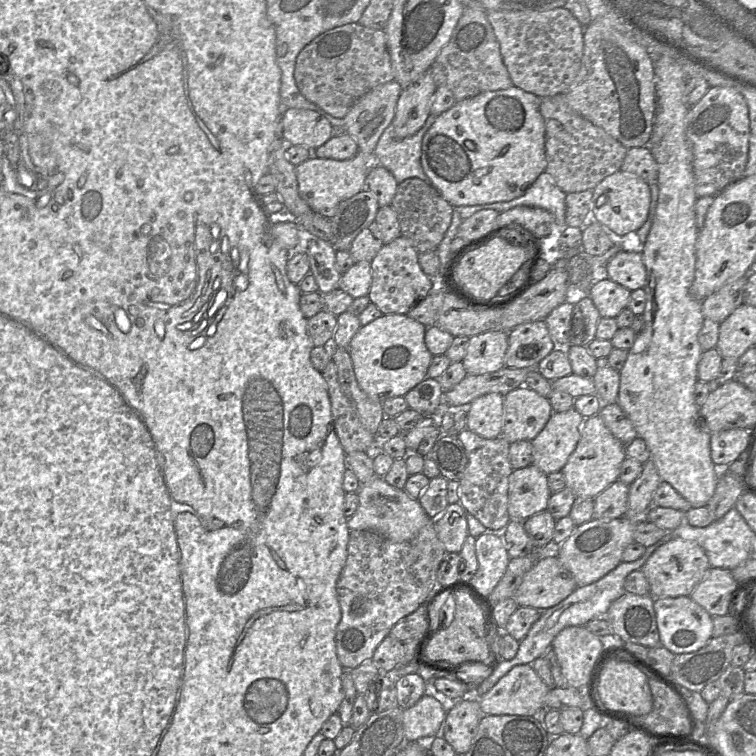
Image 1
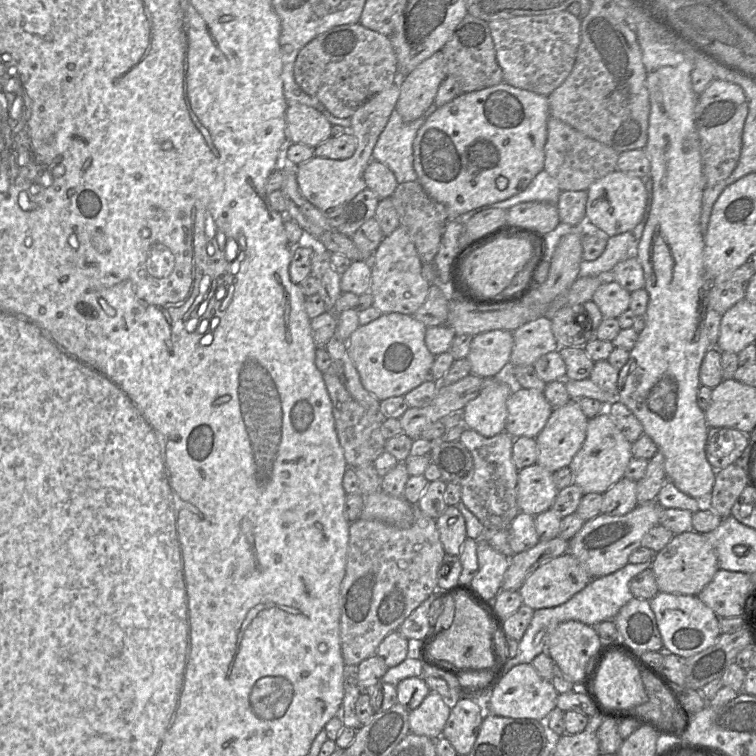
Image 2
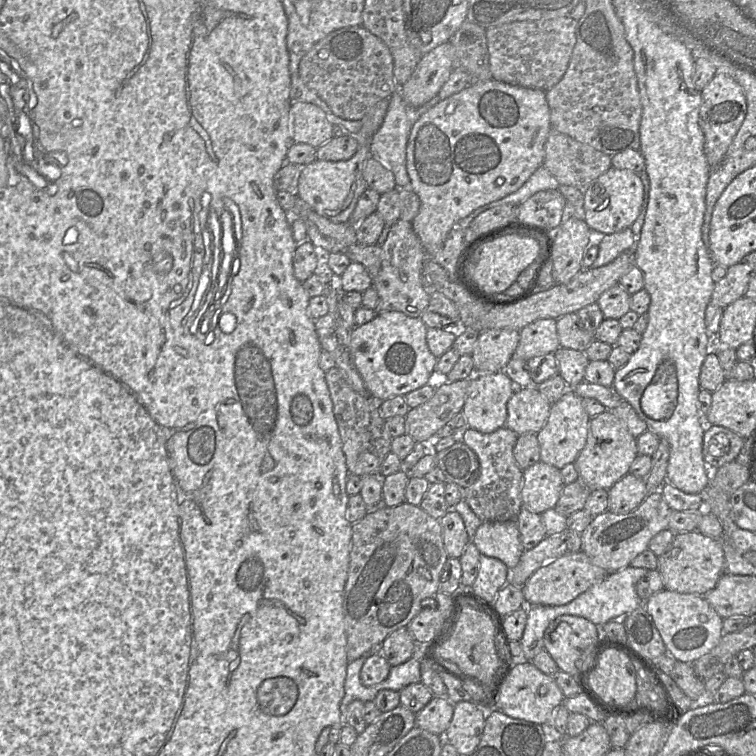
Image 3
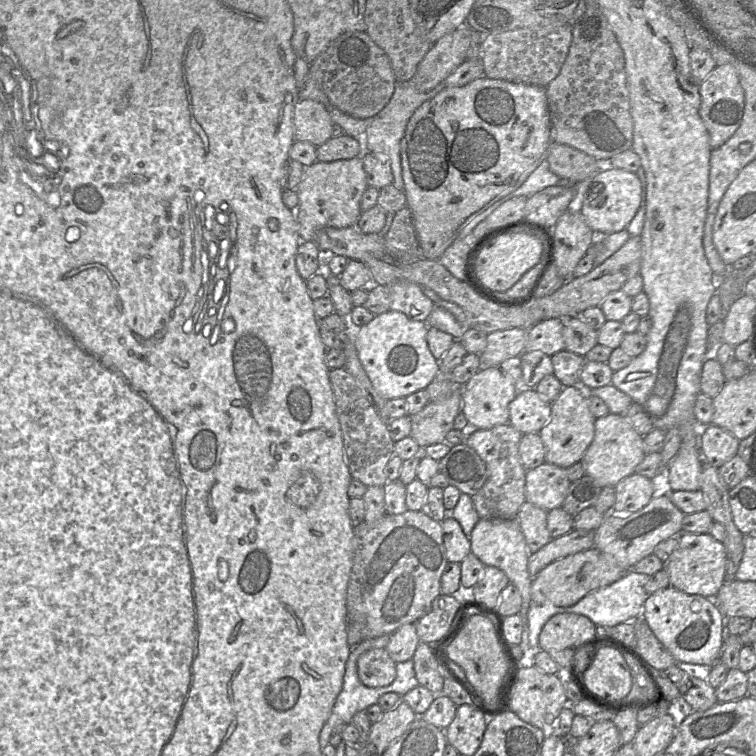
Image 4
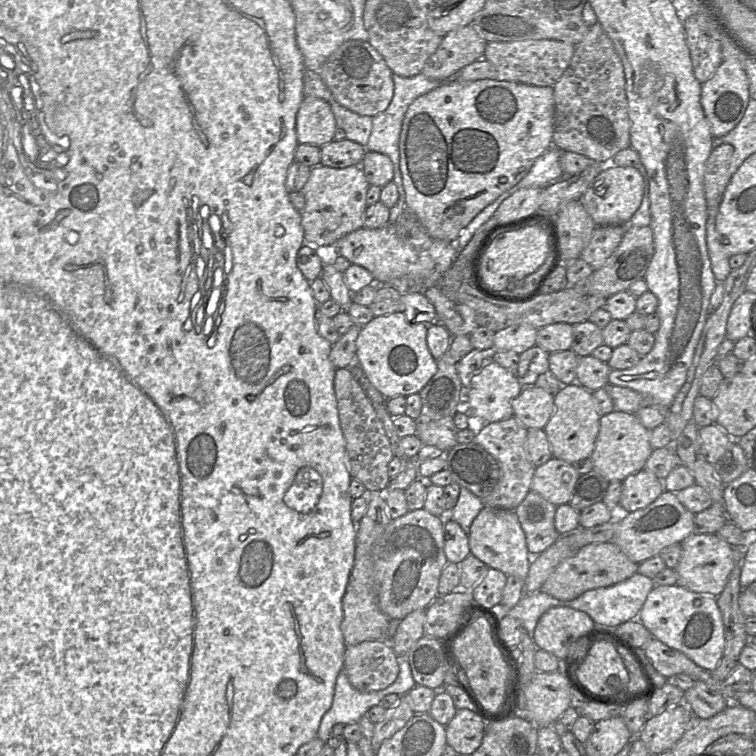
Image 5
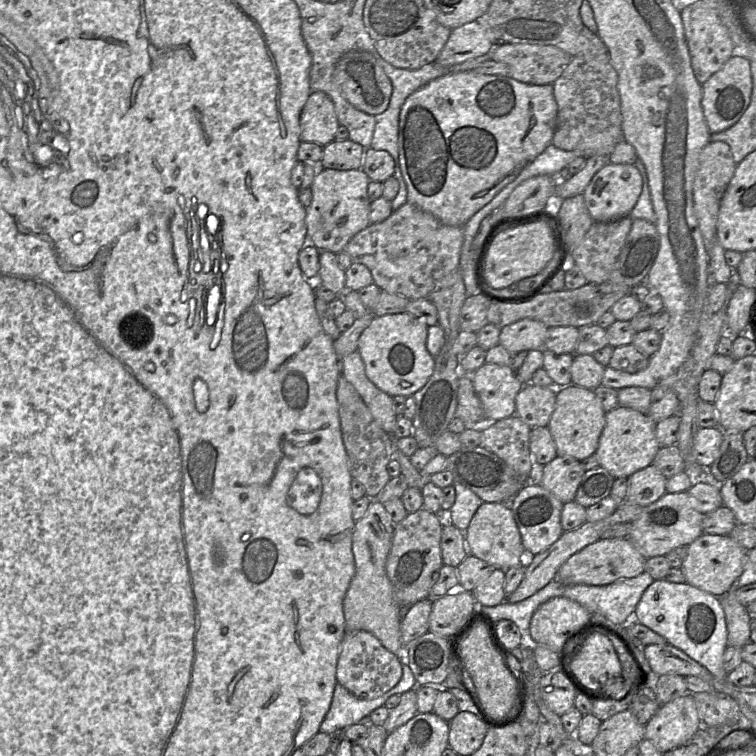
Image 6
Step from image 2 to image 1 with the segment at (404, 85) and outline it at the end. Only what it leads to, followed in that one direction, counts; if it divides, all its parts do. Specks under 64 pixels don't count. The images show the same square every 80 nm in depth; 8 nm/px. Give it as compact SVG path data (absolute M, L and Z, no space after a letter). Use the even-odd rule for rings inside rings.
M431 68L418 80L402 89L392 121L397 138L416 134L430 115L430 105L436 91Z

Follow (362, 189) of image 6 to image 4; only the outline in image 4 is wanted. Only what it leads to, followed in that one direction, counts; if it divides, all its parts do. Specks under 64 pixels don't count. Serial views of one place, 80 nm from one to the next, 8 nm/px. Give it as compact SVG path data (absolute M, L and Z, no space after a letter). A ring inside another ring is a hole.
M362 155L334 162L316 161L305 168L296 191L299 198L299 236L302 242L314 241L317 232L326 227L356 227L362 214L360 202L368 188Z

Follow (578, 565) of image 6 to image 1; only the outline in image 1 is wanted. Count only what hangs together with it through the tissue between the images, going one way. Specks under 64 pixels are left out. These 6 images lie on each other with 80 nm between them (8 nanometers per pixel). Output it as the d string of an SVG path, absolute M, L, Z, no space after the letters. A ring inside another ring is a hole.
M557 556L540 557L524 575L512 598L518 606L545 610L559 604L577 587Z

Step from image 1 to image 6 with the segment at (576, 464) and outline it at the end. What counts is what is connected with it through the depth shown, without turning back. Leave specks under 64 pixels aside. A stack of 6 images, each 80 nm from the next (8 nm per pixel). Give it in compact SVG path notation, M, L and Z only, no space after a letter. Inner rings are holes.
M617 406L606 412L606 423L595 452L599 465L614 478L629 477L634 472L651 465L660 449L655 427L656 422L648 415L632 408Z

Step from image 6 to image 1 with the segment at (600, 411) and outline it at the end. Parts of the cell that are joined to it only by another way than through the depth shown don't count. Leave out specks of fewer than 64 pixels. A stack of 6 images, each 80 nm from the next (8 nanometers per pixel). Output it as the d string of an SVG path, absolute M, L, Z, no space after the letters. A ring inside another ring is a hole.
M574 407L566 411L553 412L543 429L531 440L532 464L547 475L561 471L578 443L584 420Z

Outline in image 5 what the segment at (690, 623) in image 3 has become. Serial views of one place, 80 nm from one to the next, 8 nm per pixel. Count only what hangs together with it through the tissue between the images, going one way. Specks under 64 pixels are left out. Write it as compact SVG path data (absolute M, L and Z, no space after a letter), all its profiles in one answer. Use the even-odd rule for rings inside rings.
M679 585L654 586L639 612L639 621L651 635L685 654L698 666L713 671L720 662L724 646L724 625L717 596L706 596Z

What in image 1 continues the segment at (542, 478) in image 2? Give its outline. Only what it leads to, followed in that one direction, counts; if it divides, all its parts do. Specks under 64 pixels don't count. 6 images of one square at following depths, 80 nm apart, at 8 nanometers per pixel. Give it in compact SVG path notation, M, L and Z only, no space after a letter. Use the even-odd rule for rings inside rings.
M531 464L514 469L509 476L508 515L510 521L524 523L531 516L547 510L552 493L547 474Z

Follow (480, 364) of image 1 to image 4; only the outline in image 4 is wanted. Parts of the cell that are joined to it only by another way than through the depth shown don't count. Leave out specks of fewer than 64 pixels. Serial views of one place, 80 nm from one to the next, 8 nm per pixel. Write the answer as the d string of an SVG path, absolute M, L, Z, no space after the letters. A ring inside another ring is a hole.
M510 328L487 334L484 350L479 354L481 367L499 366L504 360L525 351L527 329Z

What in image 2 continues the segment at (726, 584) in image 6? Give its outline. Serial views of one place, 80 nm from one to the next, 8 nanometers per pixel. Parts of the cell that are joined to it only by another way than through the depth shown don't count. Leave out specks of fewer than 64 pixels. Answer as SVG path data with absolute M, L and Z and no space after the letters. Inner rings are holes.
M694 530L674 534L670 542L653 554L651 567L659 592L697 596L719 570L713 545Z

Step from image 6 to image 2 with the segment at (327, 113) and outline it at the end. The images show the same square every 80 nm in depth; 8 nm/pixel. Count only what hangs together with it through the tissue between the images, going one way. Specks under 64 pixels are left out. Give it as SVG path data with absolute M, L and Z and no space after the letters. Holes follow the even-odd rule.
M289 105L286 110L288 143L305 144L316 148L331 136L332 125L317 109L304 105Z

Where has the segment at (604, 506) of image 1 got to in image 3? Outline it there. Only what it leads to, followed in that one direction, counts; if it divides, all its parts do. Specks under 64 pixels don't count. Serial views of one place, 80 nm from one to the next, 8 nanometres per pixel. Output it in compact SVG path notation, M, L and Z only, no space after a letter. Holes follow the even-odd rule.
M628 473L608 490L608 511L624 514L635 510L647 497L645 478Z

